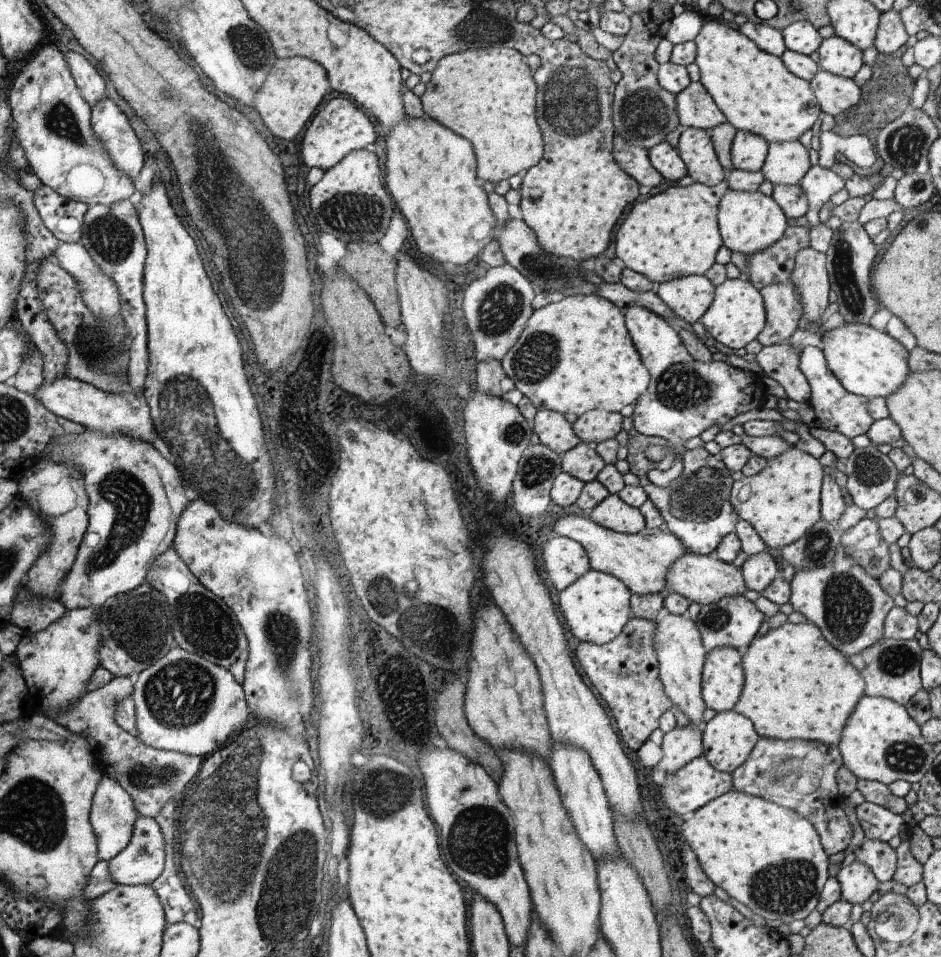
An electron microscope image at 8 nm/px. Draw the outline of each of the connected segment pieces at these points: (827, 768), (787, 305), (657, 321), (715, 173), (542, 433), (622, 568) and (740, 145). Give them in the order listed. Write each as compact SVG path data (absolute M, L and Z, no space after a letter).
M759 737L750 756L744 761L744 764L741 764L734 772L731 772L731 775L733 778L733 788L738 792L762 797L781 807L792 809L797 813L799 812L804 818L807 818L816 829L823 849L830 856L831 854L838 854L838 852L846 850L853 834L852 825L850 825L846 818L846 813L844 813L846 797L839 791L836 780L838 769L842 765L843 758L838 745L825 745L817 740L778 740Z
M790 280L759 289L766 309L765 325L756 340L764 347L782 344L800 326L801 290Z
M629 307L625 315L625 325L634 346L650 373L648 388L638 397L634 404L632 420L637 432L650 436L661 436L670 442L671 448L678 456L668 470L650 469L647 477L652 484L659 487L668 486L683 472L682 454L686 452L686 440L693 436L700 436L704 430L714 424L725 424L734 416L744 414L748 410L758 410L770 403L765 394L763 376L753 372L738 369L726 361L700 362L686 350L680 335L670 327L667 320L644 307Z
M683 128L677 151L687 166L687 174L696 183L713 187L727 176L716 154L710 131L699 128Z
M538 411L532 423L533 432L538 435L540 442L560 455L581 442L575 435L573 424L556 411Z
M569 515L554 526L556 534L574 539L587 552L591 568L625 582L633 595L662 595L669 593L667 574L669 568L682 555L686 555L684 543L670 531L660 527L648 528L636 534L624 534L596 524L590 516Z
M736 131L731 144L734 169L757 171L765 163L769 142L754 133Z

